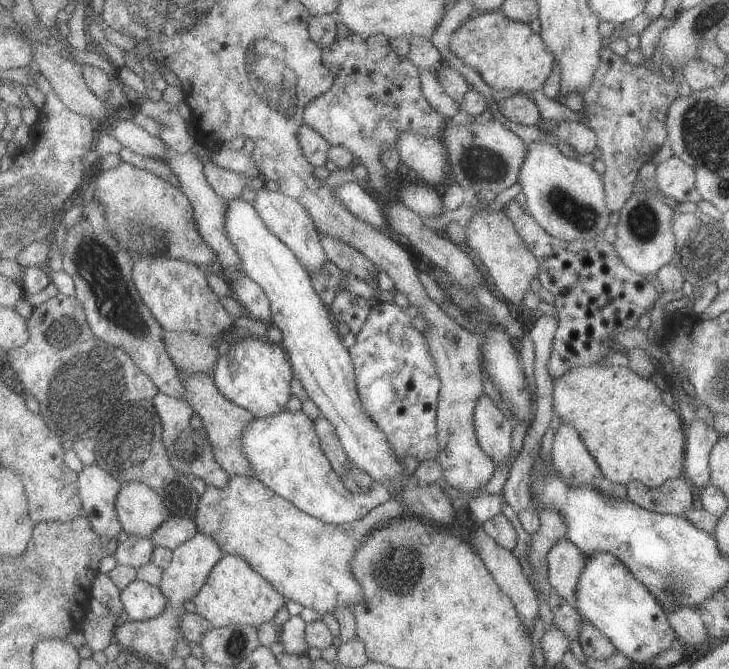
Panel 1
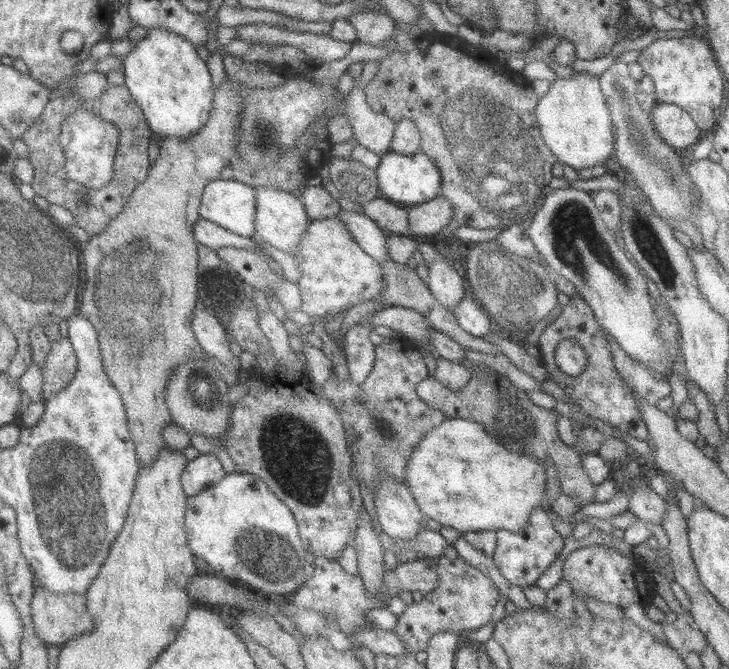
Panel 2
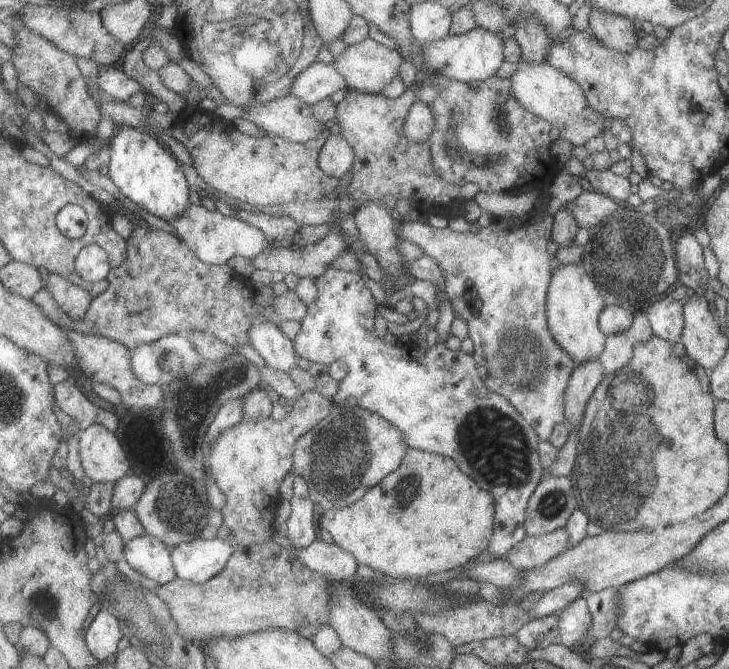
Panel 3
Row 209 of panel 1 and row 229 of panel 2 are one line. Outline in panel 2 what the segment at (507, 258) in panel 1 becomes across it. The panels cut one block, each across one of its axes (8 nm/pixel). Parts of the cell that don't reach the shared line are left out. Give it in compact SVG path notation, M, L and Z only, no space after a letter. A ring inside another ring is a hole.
M428 32L414 44L416 48L411 51L398 45L389 58L378 63L377 76L366 87L370 104L378 113L387 114L398 123L404 119L417 122L423 136L423 151L436 162L443 175L440 195L452 203L455 220L460 225L484 230L501 224L525 224L552 190L552 167L558 161L543 139L535 115L539 97L531 81L522 72L510 70L486 48L471 45L458 35Z

